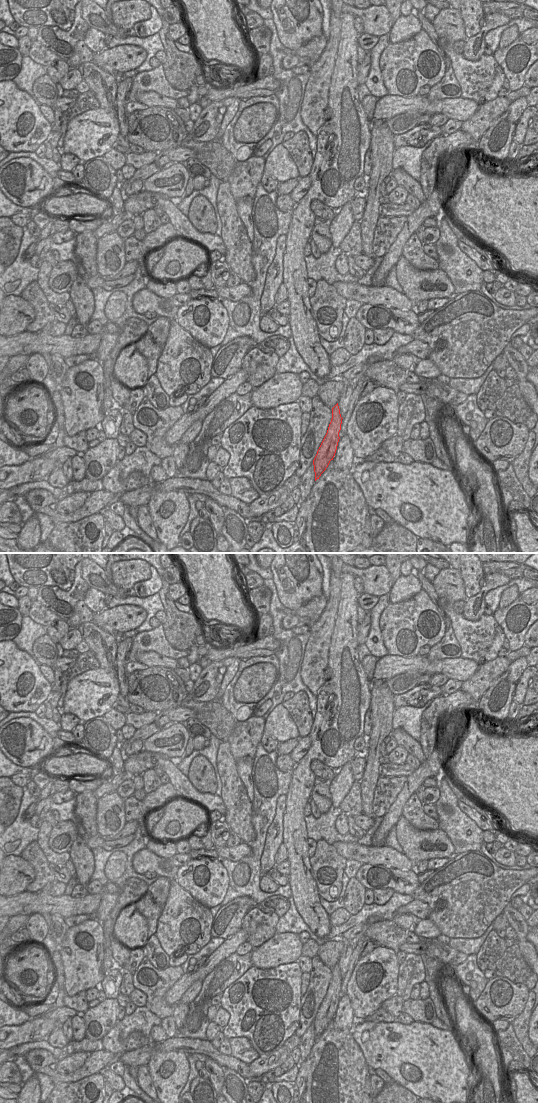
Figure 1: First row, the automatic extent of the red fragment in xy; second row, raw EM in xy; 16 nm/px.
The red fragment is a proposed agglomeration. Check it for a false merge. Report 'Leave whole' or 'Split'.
Leave whole

